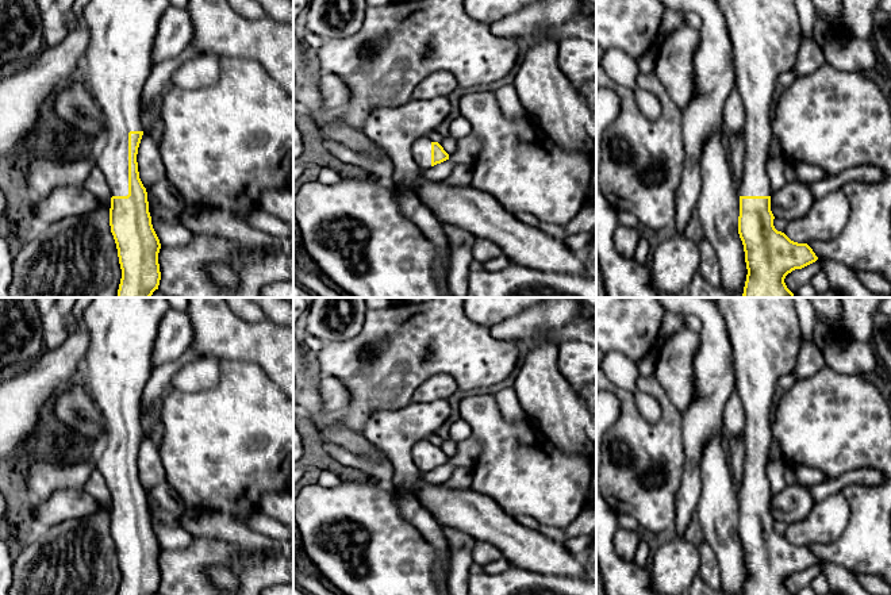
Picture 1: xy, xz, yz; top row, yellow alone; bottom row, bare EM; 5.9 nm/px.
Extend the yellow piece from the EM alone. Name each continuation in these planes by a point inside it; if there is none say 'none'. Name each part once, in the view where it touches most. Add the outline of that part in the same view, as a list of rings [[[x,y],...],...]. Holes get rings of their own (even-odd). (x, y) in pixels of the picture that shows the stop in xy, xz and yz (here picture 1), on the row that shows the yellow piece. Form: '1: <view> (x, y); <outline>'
1: xy (116, 37); [[[91,0],[82,12],[77,27],[68,32],[64,41],[54,46],[45,46],[34,62],[23,70],[0,81],[0,154],[12,151],[16,142],[32,128],[39,107],[46,101],[55,87],[72,76],[76,62],[84,57],[88,62],[88,84],[95,93],[105,118],[107,141],[99,146],[95,166],[97,166],[111,189],[111,196],[128,195],[128,133],[143,131],[141,122],[141,96],[146,78],[153,69],[153,45],[169,0]]]

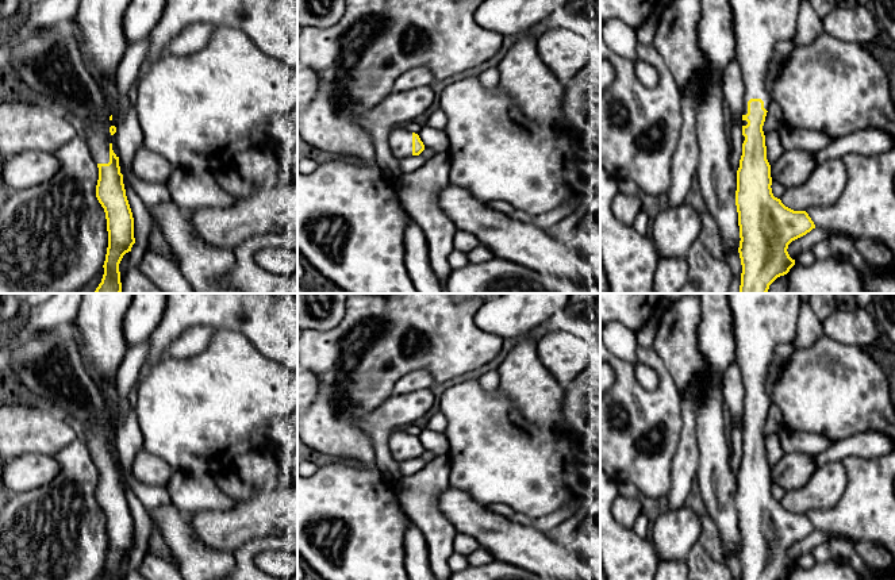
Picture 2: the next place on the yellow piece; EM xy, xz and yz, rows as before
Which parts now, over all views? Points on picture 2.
1: yz (759, 25); [[[730,0],[735,42],[735,59],[745,82],[744,112],[748,101],[761,99],[768,111],[772,101],[765,78],[775,45],[792,41],[800,0]]]

